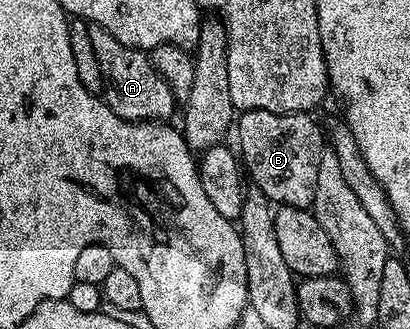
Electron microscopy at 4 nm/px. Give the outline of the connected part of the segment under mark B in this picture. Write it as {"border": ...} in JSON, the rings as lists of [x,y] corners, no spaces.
{"border":[[[250,110],[239,113],[239,157],[251,183],[260,188],[273,205],[301,210],[312,207],[314,190],[318,190],[318,162],[326,150],[325,133],[312,118],[302,112]]]}

